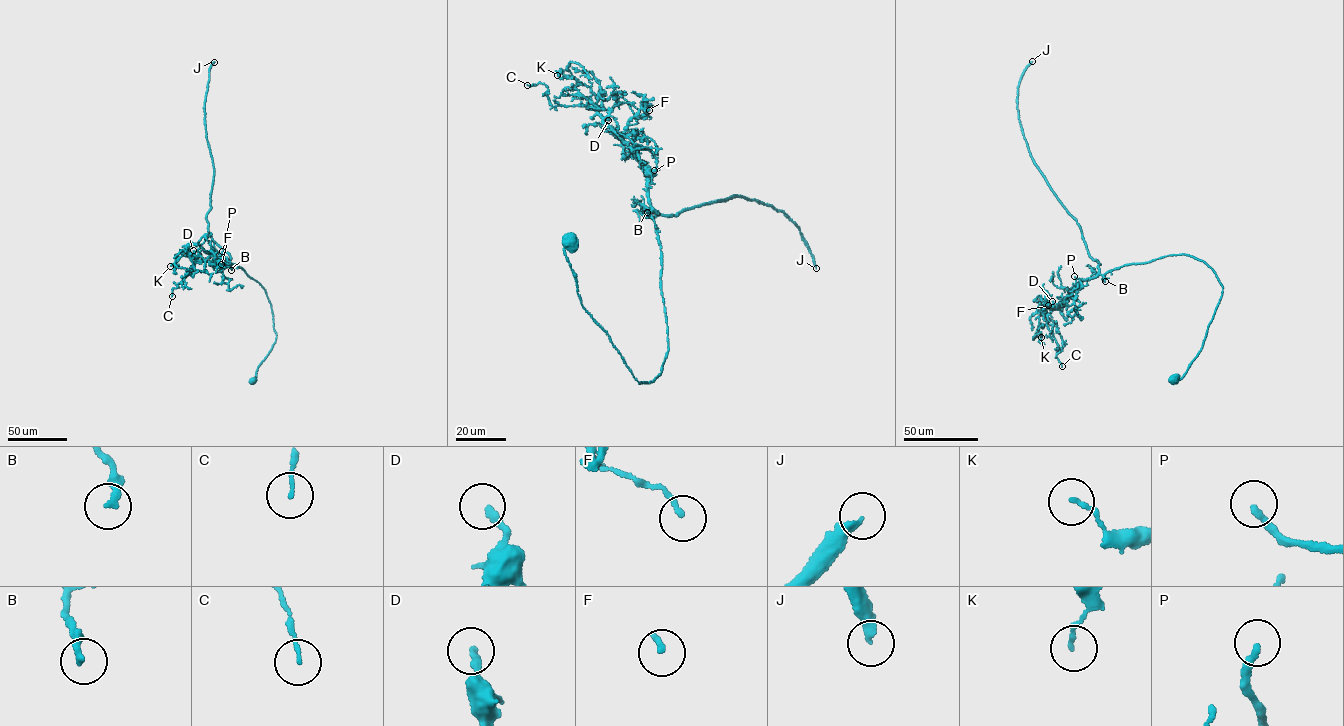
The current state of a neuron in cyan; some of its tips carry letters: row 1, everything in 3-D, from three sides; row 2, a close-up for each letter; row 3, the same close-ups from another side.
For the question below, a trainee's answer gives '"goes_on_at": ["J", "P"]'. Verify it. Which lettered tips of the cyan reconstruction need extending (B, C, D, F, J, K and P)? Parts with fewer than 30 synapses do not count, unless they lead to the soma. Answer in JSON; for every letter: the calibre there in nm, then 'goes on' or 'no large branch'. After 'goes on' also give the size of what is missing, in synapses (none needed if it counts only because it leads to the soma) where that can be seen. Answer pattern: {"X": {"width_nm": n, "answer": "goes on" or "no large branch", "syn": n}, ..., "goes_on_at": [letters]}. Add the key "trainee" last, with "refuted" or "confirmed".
{"B": {"width_nm": 240, "answer": "no large branch"}, "C": {"width_nm": 100, "answer": "no large branch"}, "D": {"width_nm": 200, "answer": "no large branch"}, "F": {"width_nm": 160, "answer": "no large branch"}, "J": {"width_nm": 280, "answer": "goes on", "syn": 350}, "K": {"width_nm": 140, "answer": "no large branch"}, "P": {"width_nm": 240, "answer": "goes on", "syn": 50}, "goes_on_at": ["J", "P"], "trainee": "confirmed"}

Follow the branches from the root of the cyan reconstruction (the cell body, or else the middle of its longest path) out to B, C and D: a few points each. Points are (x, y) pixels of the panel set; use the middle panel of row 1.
B: (570, 240), (564, 250), (583, 307), (637, 381), (651, 382), (668, 345), (660, 242), (647, 212)
C: (570, 240), (583, 307), (652, 382), (668, 345), (647, 173), (600, 87), (599, 109), (527, 85)
D: (570, 240), (583, 307), (639, 384), (652, 382), (668, 351), (660, 242), (647, 173), (608, 120)

